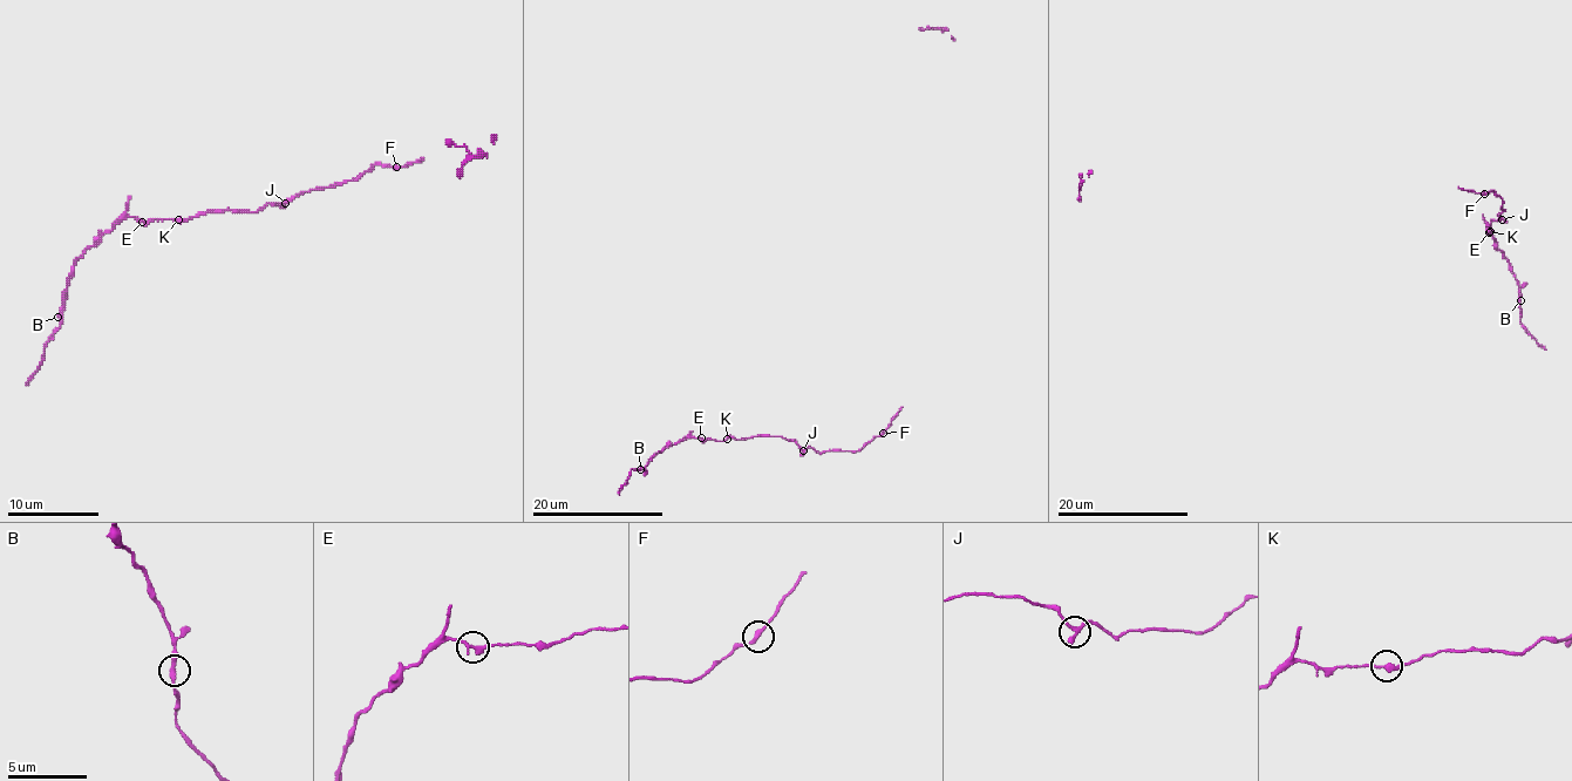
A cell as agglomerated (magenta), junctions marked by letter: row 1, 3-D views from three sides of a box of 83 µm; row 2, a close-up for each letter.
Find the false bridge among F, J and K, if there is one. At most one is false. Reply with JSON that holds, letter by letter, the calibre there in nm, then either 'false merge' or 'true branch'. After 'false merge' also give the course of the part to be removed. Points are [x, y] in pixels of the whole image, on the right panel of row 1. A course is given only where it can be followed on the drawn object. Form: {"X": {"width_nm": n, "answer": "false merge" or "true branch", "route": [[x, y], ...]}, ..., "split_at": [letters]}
{"F": {"width_nm": 240, "answer": "true branch"}, "J": {"width_nm": 280, "answer": "true branch"}, "K": {"width_nm": 280, "answer": "false merge", "route": [[1491, 231], [1517, 282], [1522, 326], [1546, 350]]}, "split_at": ["K"]}

